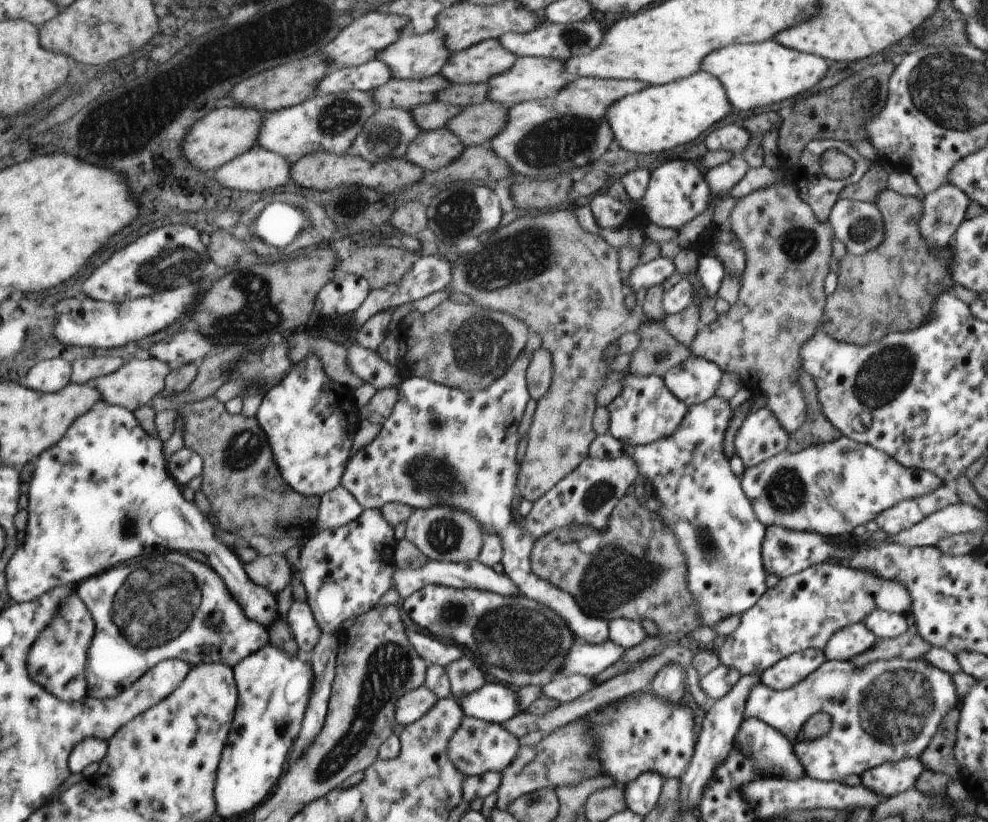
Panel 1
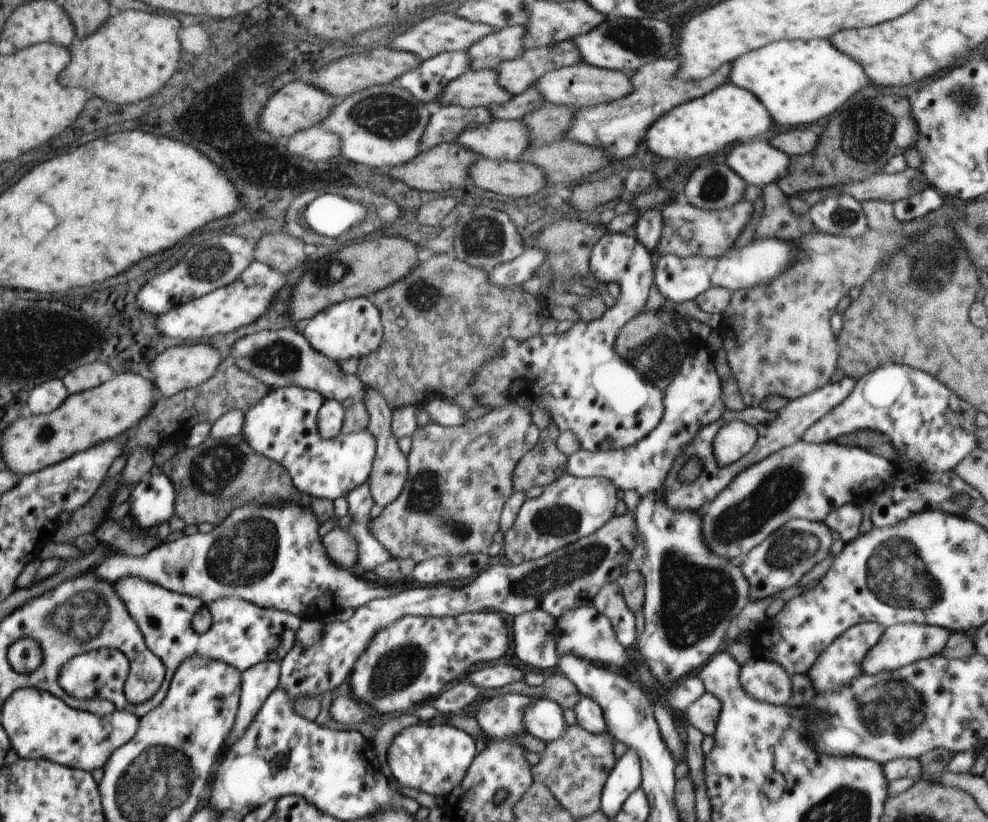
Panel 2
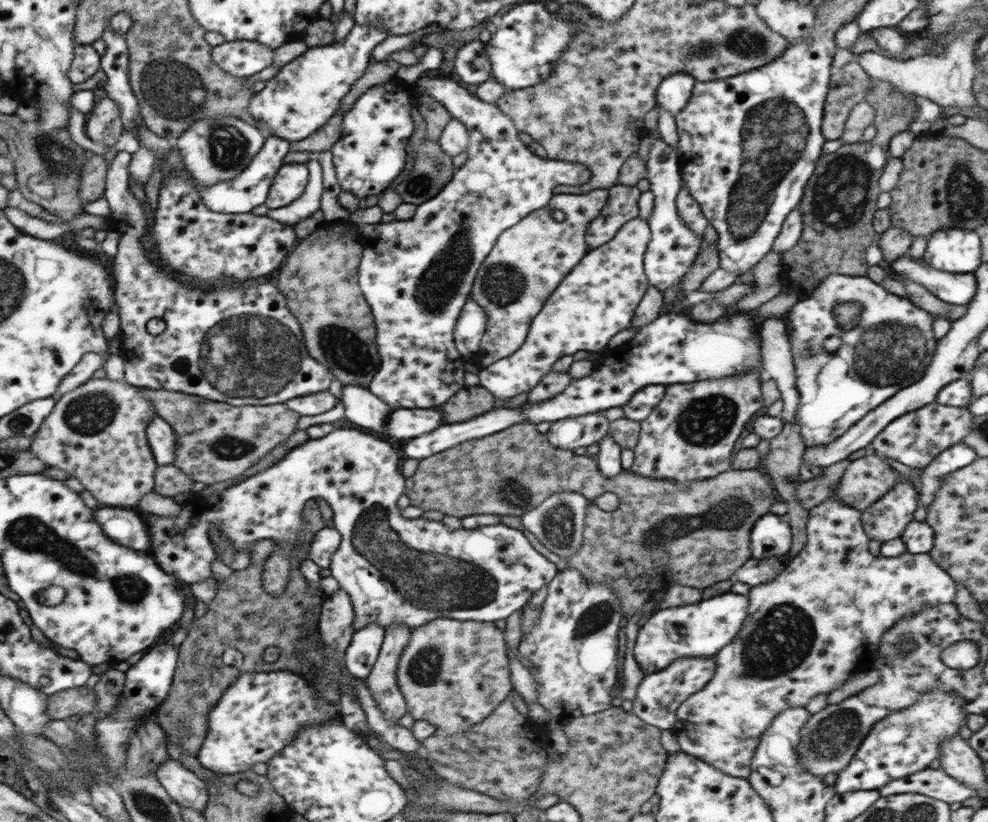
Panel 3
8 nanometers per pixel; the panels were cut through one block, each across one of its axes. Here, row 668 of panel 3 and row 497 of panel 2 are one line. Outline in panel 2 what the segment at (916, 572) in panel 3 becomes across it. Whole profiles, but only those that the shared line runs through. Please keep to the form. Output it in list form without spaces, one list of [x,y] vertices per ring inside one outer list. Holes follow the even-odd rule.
[[[798,440],[746,468],[701,509],[702,540],[714,554],[740,567],[752,548],[789,520],[824,522],[832,510],[876,495],[876,490],[893,476],[893,462],[860,447]]]

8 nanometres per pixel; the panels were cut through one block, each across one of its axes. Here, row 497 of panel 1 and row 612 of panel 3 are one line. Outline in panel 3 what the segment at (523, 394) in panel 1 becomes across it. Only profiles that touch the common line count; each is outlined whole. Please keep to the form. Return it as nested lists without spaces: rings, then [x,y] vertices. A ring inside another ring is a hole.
[[[346,428],[334,429],[330,434],[317,438],[317,440],[308,440],[308,443],[302,444],[300,447],[294,448],[292,452],[288,452],[280,462],[276,462],[259,472],[254,474],[250,478],[243,478],[243,481],[234,484],[222,490],[222,492],[212,492],[207,496],[202,494],[192,495],[184,504],[181,505],[180,514],[177,516],[163,517],[152,513],[145,513],[144,519],[148,520],[148,527],[151,528],[152,535],[152,555],[159,560],[159,563],[163,565],[163,570],[168,572],[168,575],[172,575],[178,579],[183,580],[186,584],[192,584],[194,582],[200,582],[213,576],[212,563],[219,560],[219,553],[216,552],[215,542],[211,540],[212,527],[218,527],[224,537],[228,537],[232,541],[232,547],[236,547],[236,550],[252,550],[256,540],[272,540],[272,543],[276,542],[275,550],[268,554],[267,564],[265,566],[265,572],[262,574],[262,582],[265,584],[265,589],[268,594],[272,596],[278,596],[284,592],[286,584],[288,584],[288,576],[290,576],[290,560],[292,560],[292,552],[300,548],[300,536],[306,532],[308,523],[304,519],[304,504],[307,500],[322,497],[332,508],[332,520],[334,521],[334,528],[340,533],[341,541],[336,552],[334,552],[329,569],[331,575],[338,580],[341,588],[348,593],[350,602],[354,606],[354,628],[360,629],[368,624],[378,624],[382,628],[390,628],[392,624],[406,624],[408,628],[418,628],[418,626],[424,626],[428,624],[430,620],[434,618],[454,618],[454,620],[466,620],[476,621],[484,623],[494,623],[496,620],[504,620],[508,618],[510,614],[514,614],[516,610],[521,611],[523,606],[529,602],[532,595],[537,590],[540,590],[544,584],[550,584],[550,581],[558,574],[556,564],[548,561],[546,557],[538,553],[532,547],[532,544],[528,541],[528,538],[522,533],[520,529],[510,528],[508,525],[498,523],[492,526],[472,528],[472,530],[466,530],[460,527],[460,529],[452,530],[450,527],[446,527],[442,521],[434,521],[419,517],[416,519],[408,519],[400,515],[401,508],[398,508],[398,498],[404,493],[406,488],[406,477],[402,475],[402,471],[398,468],[398,454],[396,450],[390,446],[388,442],[384,440],[378,440],[374,436],[368,436],[364,432],[358,432],[358,430],[346,430]]]

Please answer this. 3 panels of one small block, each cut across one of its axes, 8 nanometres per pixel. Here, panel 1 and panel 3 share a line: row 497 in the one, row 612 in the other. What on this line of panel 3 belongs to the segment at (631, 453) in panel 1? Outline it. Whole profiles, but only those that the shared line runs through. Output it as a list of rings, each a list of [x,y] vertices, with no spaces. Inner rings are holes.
[[[732,591],[694,604],[658,609],[640,624],[634,659],[644,675],[664,671],[680,658],[714,657],[722,648],[735,640],[744,619],[748,616],[748,595]]]

